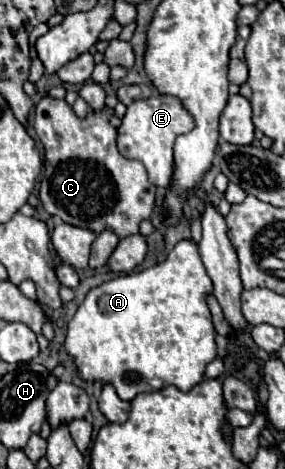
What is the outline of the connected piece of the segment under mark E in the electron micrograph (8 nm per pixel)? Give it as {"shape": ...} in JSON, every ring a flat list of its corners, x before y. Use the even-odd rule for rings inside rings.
{"shape":[[152,95,150,99,138,99,128,107,122,119,122,125,118,127,118,151,126,159,138,159,146,167,148,179,156,187,168,187,172,179,172,171,174,171,172,147,174,147,176,135,188,133,192,129,194,129,194,119,182,107,178,99,164,97,164,95]]}

